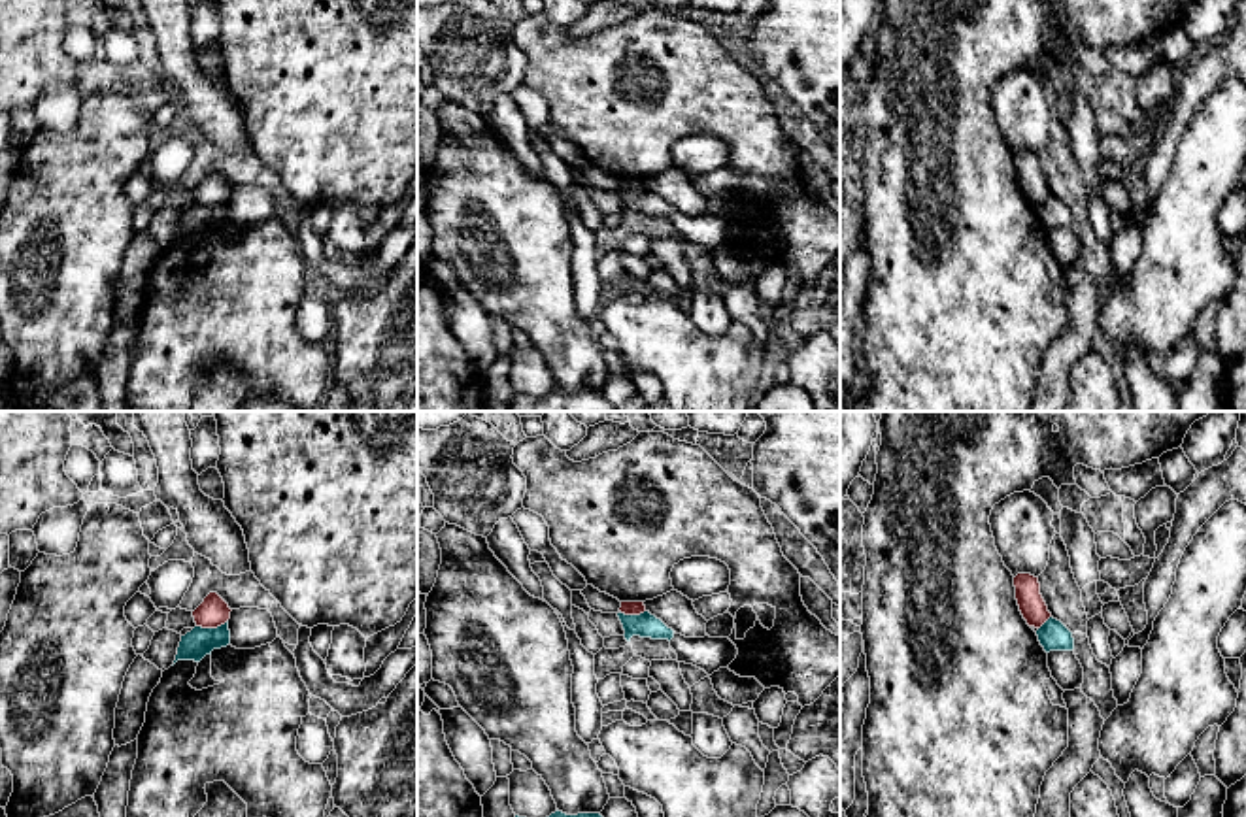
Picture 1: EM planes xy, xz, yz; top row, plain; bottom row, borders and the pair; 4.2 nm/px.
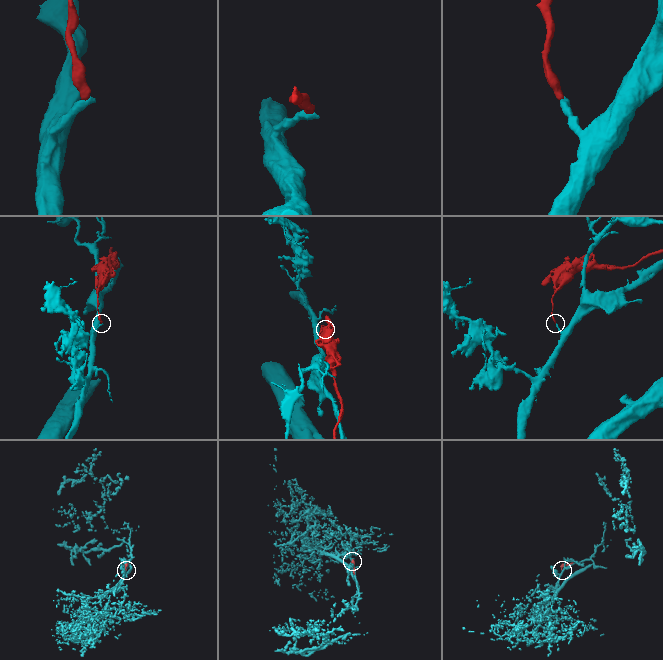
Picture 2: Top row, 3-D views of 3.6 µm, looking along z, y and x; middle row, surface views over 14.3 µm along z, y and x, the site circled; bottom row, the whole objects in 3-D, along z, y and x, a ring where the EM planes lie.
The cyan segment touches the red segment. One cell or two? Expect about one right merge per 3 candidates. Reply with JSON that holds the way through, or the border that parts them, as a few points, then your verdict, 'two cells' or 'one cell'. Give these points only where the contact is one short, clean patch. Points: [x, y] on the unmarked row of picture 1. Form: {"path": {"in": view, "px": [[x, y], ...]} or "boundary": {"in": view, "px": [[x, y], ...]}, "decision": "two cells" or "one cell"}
{"boundary": {"in": "xy", "px": [[227, 197], [216, 204], [197, 204]]}, "decision": "two cells"}

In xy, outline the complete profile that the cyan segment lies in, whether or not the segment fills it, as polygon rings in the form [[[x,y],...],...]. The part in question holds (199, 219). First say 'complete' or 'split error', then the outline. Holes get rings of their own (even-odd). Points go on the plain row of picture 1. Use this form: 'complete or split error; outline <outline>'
complete; outline [[[228,198],[217,206],[194,204],[191,209],[181,213],[176,238],[194,238],[200,240],[213,226],[227,225],[230,221]]]

